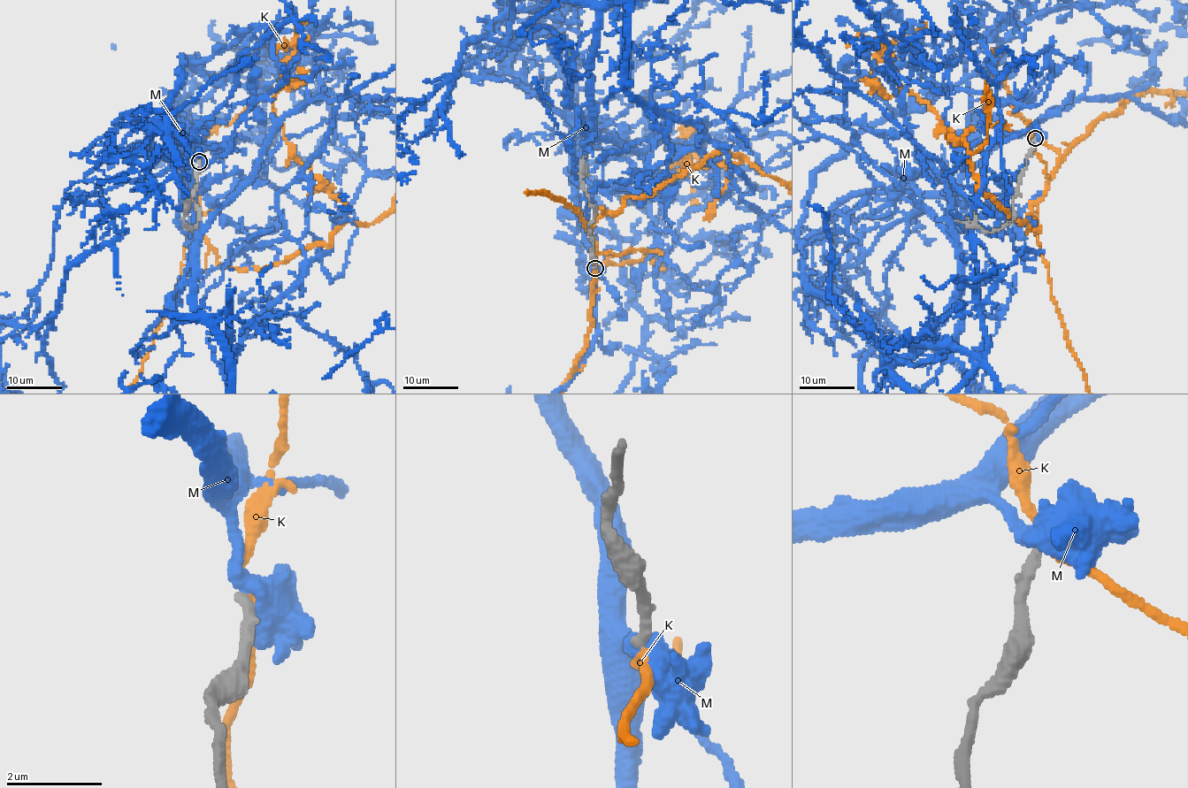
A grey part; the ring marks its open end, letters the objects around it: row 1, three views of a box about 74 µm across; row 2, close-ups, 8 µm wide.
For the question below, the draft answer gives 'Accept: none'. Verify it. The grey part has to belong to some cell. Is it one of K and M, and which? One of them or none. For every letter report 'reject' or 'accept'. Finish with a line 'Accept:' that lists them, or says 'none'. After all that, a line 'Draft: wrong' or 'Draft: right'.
K: reject
M: reject
Accept: none
Draft: right

